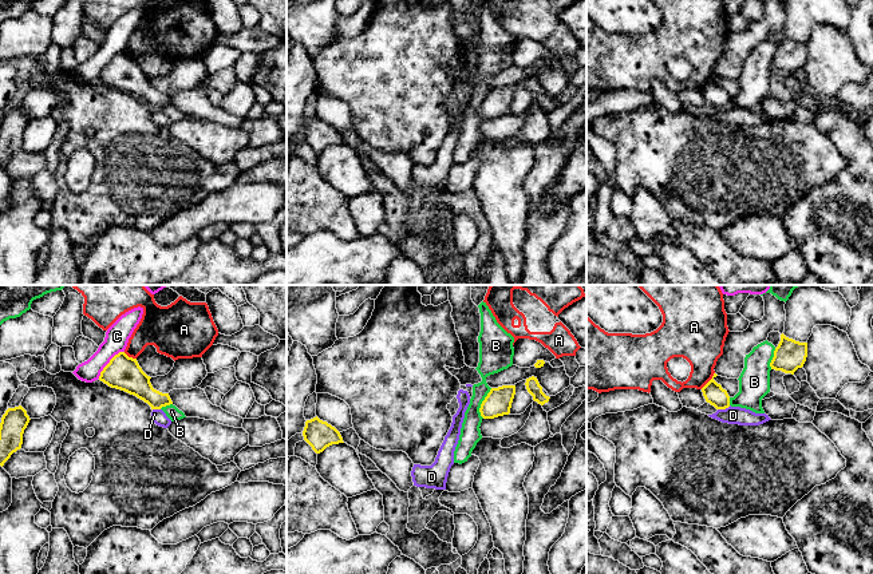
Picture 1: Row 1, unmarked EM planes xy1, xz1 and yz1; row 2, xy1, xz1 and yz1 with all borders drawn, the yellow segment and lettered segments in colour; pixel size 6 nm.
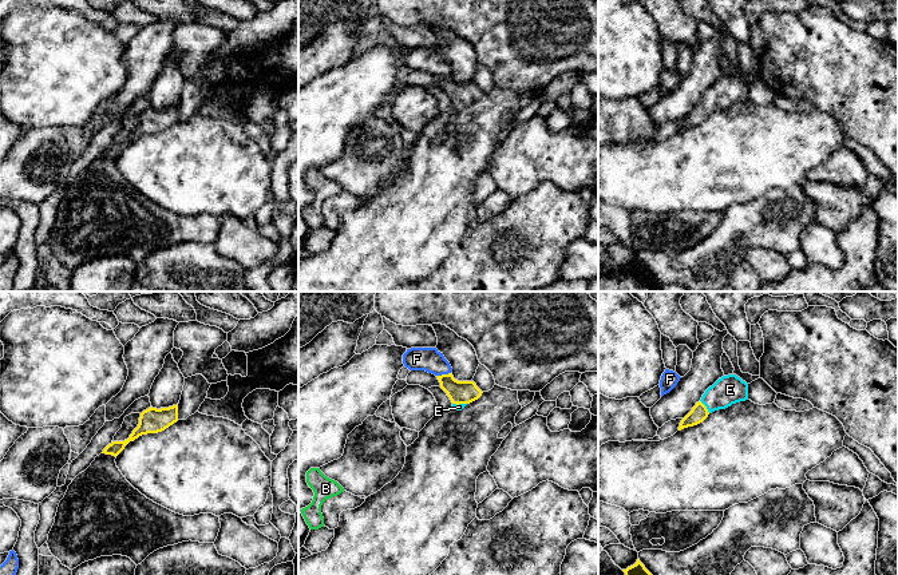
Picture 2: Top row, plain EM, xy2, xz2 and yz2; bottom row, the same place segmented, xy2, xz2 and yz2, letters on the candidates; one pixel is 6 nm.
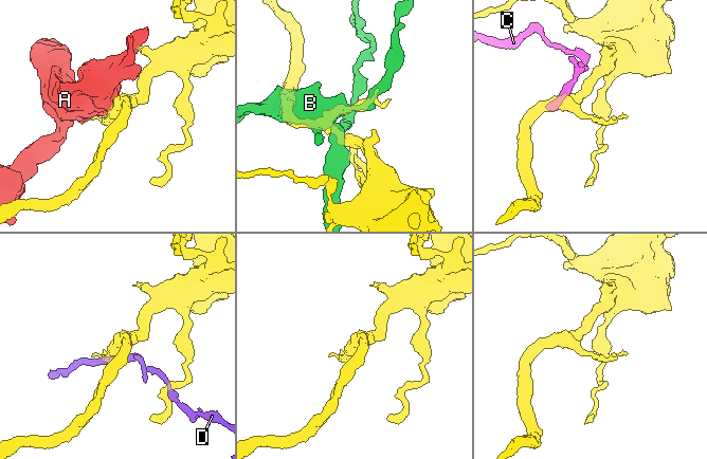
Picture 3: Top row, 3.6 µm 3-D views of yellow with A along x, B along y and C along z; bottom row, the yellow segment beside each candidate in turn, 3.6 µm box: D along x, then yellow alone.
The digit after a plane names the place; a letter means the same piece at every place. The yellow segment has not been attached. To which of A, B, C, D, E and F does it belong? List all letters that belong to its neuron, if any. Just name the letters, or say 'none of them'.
E

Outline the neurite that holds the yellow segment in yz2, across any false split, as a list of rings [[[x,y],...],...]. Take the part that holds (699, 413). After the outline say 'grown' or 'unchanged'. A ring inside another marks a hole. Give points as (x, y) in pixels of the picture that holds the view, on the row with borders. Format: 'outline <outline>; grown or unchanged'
outline [[[736,374],[719,378],[681,420],[679,431],[703,423],[709,413],[725,409],[732,404],[748,400],[748,384]]]; grown

